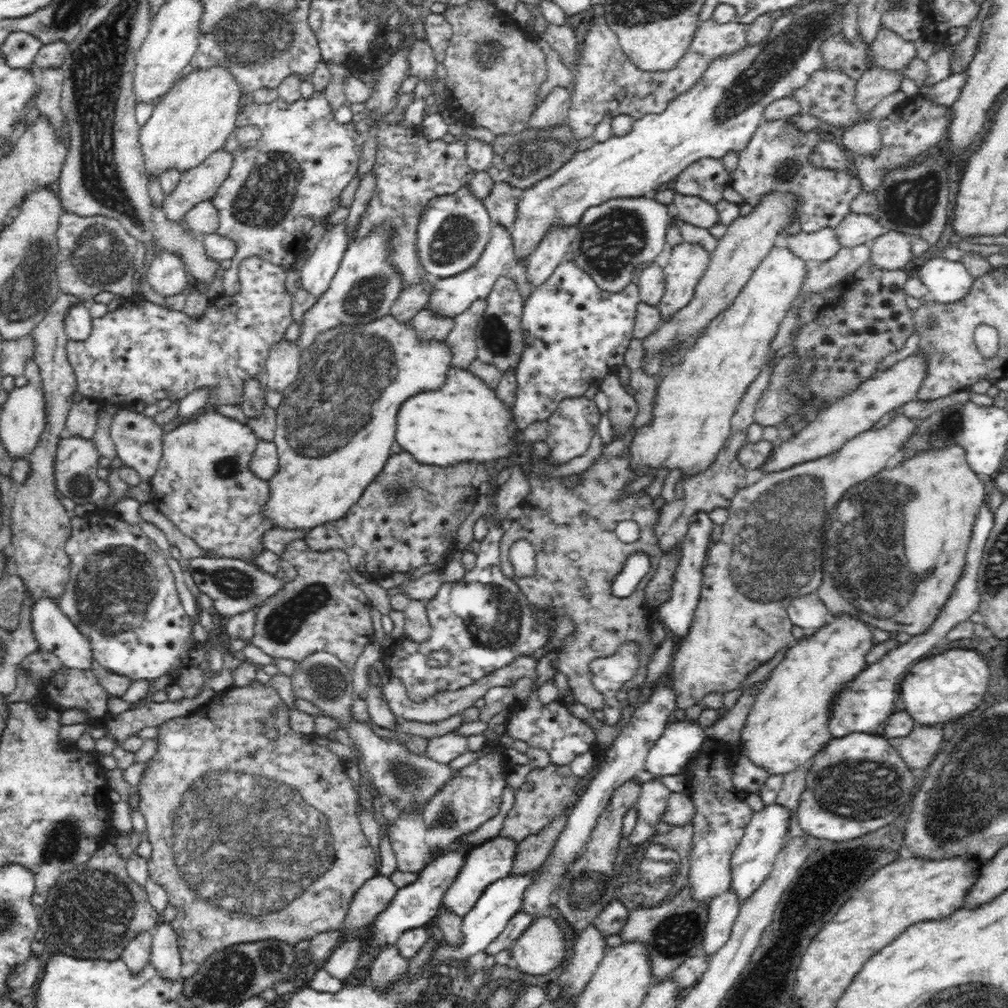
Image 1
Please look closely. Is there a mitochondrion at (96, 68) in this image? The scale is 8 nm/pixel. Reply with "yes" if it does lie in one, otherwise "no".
yes

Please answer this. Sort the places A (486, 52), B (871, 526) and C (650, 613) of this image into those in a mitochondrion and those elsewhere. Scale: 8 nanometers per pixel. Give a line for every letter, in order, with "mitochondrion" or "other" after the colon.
A: mitochondrion
B: mitochondrion
C: other

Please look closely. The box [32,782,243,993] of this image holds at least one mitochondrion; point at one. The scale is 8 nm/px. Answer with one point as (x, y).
(93, 911)

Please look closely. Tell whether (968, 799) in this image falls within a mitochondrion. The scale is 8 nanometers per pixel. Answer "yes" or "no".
yes

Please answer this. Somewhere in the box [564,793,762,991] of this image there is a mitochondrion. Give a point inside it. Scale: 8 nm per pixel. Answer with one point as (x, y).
(675, 935)

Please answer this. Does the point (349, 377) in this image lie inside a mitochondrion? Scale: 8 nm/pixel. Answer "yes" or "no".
yes

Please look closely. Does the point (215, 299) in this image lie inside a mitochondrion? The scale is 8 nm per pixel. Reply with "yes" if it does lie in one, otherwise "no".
no

